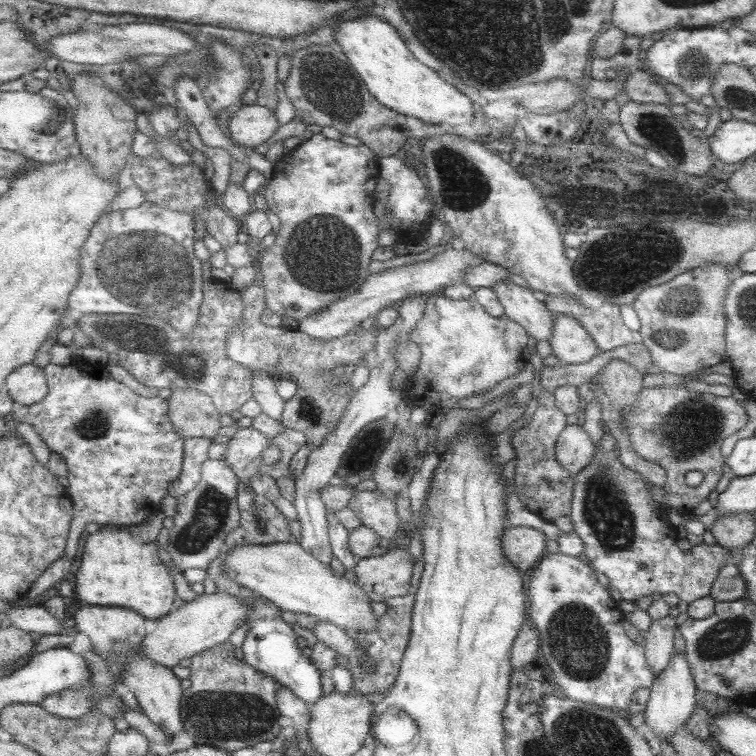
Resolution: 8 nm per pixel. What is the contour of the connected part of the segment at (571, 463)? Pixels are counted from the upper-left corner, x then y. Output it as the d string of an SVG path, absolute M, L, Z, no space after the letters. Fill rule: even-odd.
M577 424L567 426L557 442L557 460L565 466L571 476L585 472L597 456L597 442L589 436L589 432Z

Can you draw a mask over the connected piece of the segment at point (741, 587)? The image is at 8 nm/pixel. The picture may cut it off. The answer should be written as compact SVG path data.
M729 550L729 560L727 560L727 564L719 570L717 580L715 580L713 586L711 586L709 598L713 598L717 604L735 602L735 600L743 598L745 592L747 592L747 584L743 582L737 564L731 562L731 552L733 552L733 550Z

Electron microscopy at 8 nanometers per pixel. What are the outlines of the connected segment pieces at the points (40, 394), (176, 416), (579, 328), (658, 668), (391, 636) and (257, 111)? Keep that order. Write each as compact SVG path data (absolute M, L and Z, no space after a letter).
M27 364L17 368L7 378L7 390L21 408L31 408L33 404L39 404L49 396L49 378L43 368L37 368L35 364Z
M177 388L169 400L169 416L183 438L215 438L221 426L221 412L215 400L195 388Z
M567 314L557 316L555 326L557 330L553 332L551 348L561 366L587 364L593 356L601 352L597 348L597 342L593 340L593 334L589 334L577 318Z
M665 616L665 618L653 620L649 630L641 636L641 644L645 646L645 658L649 660L649 666L655 672L655 676L659 676L667 668L673 656L673 632L675 630L677 630L675 618Z
M417 560L415 566L415 576L413 576L413 588L411 594L405 598L395 598L395 600L387 600L387 614L379 618L379 628L377 632L361 632L357 634L359 644L365 646L367 654L371 654L371 658L377 662L377 672L373 676L355 676L353 686L361 696L369 696L369 694L389 694L401 674L401 664L405 658L405 652L411 644L411 630L413 630L413 610L415 610L415 602L417 602L417 590L421 588L423 582L423 574L425 574L425 564L421 560Z
M253 104L253 106L241 106L227 118L227 134L237 140L241 146L255 148L259 144L267 144L277 130L283 124L279 124L275 110Z

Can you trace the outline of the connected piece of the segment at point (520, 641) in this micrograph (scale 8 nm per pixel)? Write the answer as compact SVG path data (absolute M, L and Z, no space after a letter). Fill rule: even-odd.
M523 624L515 644L513 644L513 656L511 656L511 666L515 672L525 670L525 666L531 666L541 652L541 636L537 628Z

